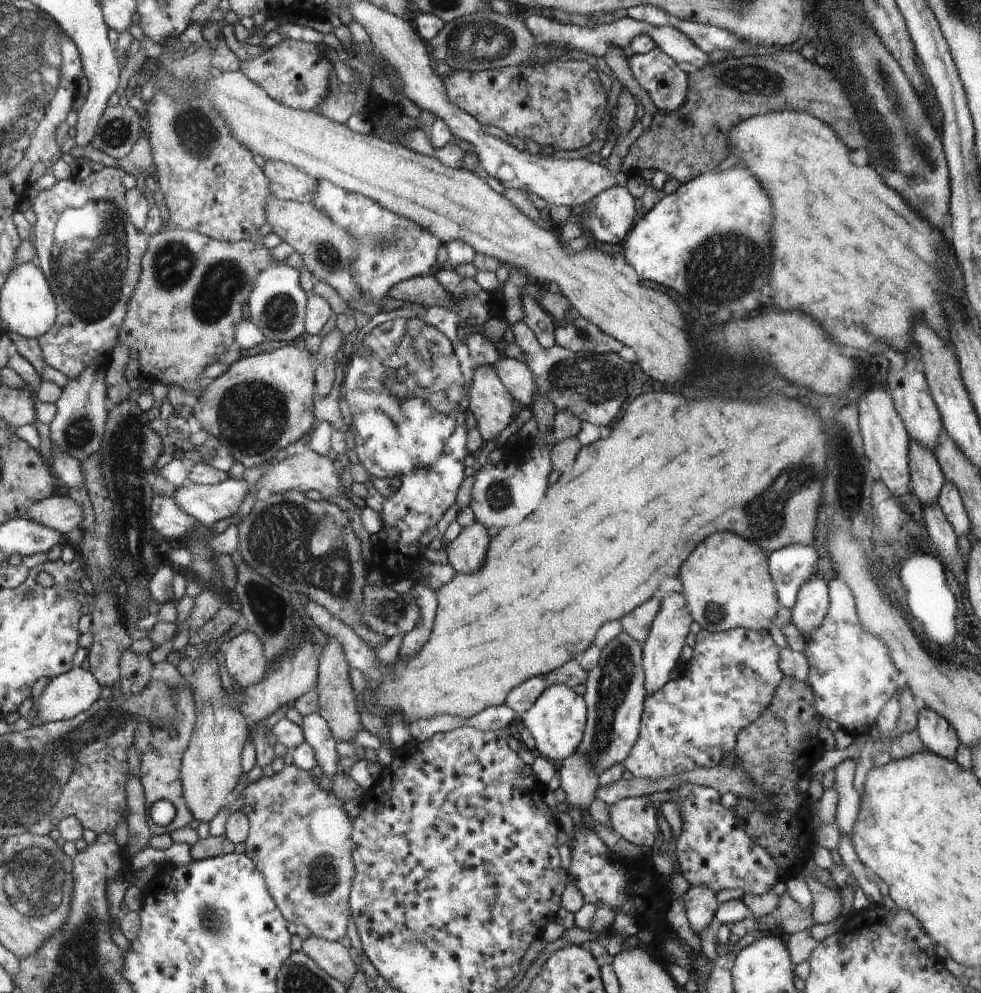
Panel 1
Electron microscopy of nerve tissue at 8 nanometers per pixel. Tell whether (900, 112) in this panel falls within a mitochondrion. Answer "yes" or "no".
yes

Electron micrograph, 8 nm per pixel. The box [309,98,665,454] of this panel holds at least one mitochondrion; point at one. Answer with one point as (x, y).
(590, 382)

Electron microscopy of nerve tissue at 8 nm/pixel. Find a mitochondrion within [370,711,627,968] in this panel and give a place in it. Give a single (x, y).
(413, 939)

